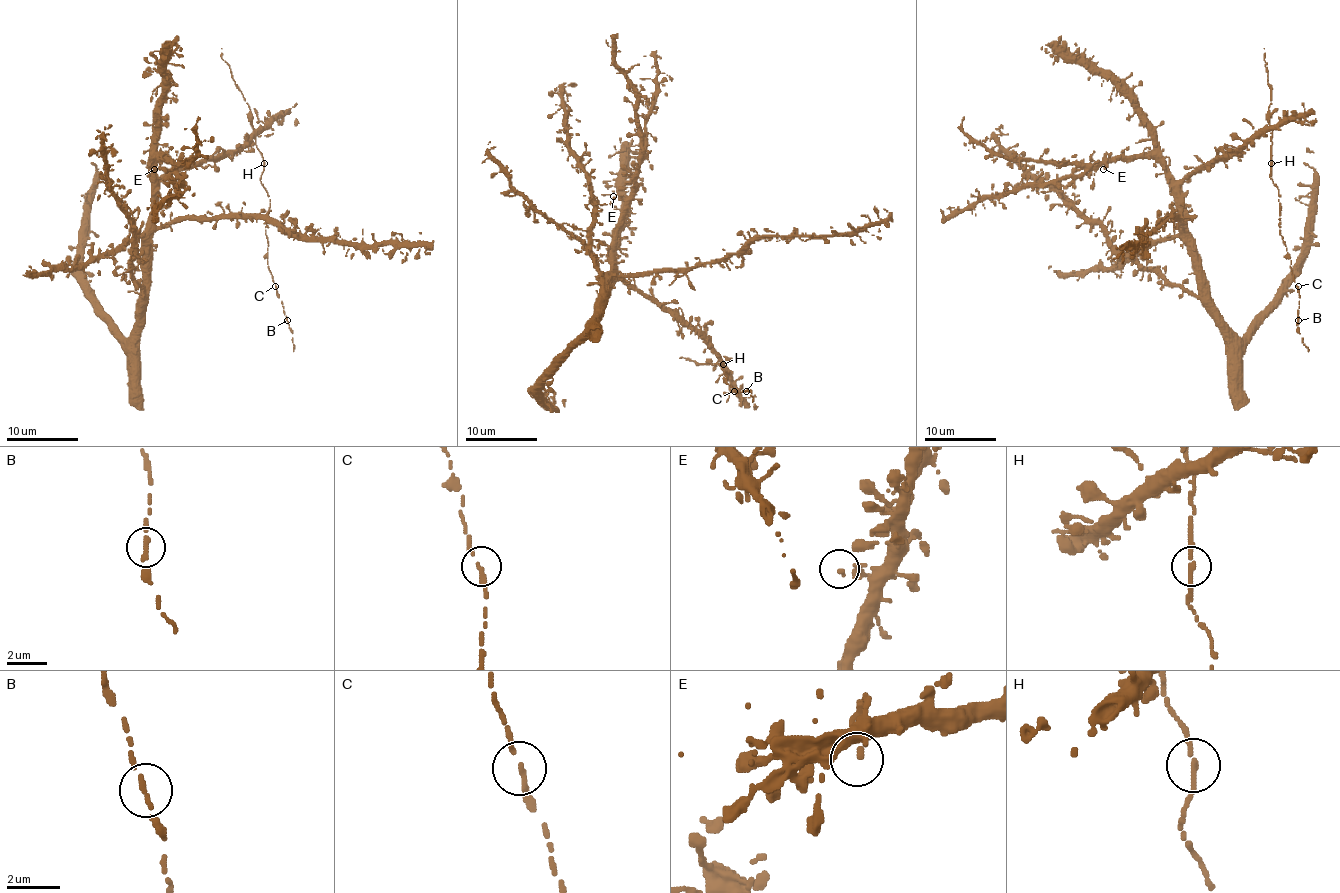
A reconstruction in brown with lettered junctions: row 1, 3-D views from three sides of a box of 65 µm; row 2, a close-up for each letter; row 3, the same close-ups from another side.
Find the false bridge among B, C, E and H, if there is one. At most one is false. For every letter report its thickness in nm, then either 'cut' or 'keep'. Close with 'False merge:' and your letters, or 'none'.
B: 200 nm thick; keep
C: 190 nm thick; keep
E: 220 nm thick; keep
H: 200 nm thick; keep
False merge: none

